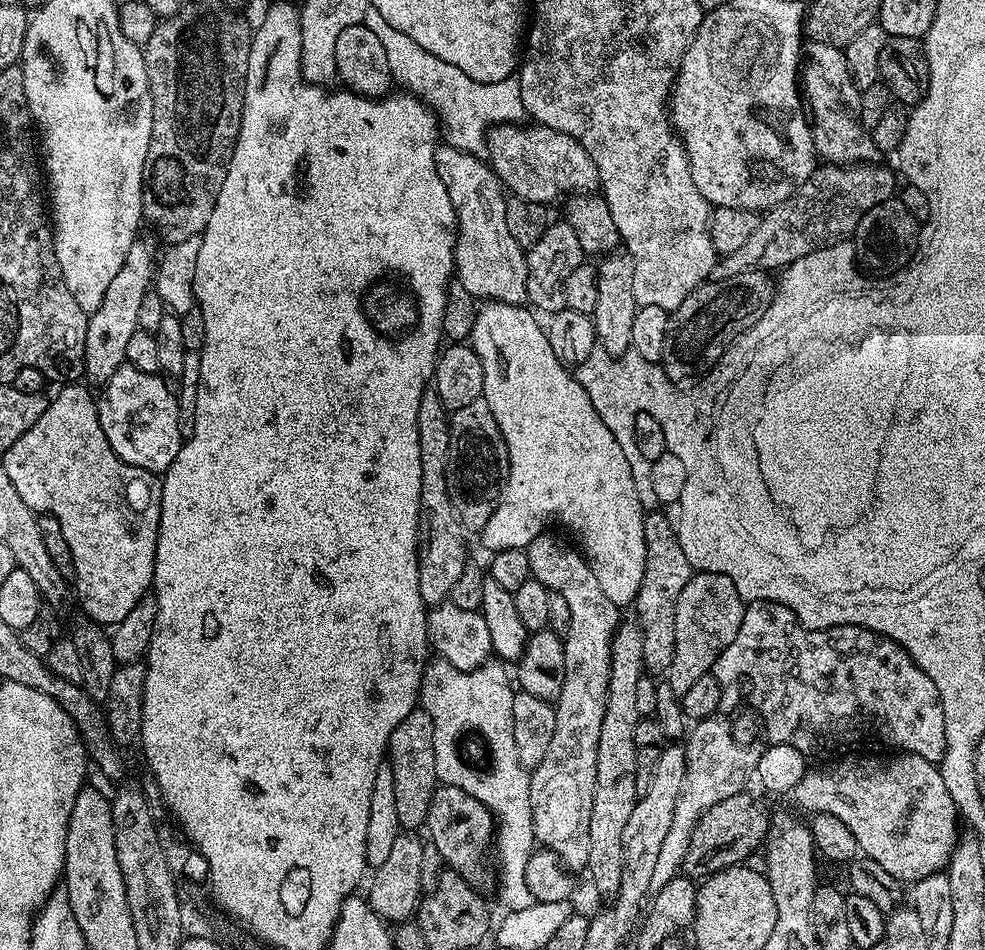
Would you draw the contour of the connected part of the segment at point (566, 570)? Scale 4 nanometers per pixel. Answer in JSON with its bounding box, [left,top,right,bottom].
[526,534,622,870]

